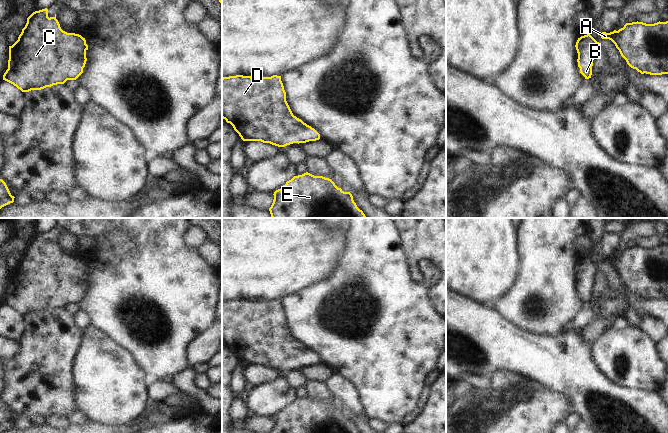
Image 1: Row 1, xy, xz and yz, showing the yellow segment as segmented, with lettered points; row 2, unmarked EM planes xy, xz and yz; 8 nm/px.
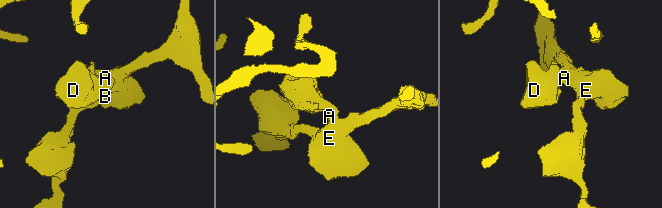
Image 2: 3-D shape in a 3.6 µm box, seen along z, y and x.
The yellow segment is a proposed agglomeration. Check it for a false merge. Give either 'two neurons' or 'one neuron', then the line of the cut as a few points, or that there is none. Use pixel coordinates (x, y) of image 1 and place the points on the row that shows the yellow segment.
one neuron; no cut

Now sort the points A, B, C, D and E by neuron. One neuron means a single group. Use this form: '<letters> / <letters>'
A B C D E

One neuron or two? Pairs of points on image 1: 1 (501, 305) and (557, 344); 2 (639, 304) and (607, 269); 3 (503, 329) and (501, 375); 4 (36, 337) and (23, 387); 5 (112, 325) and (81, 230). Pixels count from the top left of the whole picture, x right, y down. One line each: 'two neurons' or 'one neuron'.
1: two neurons
2: one neuron
3: two neurons
4: one neuron
5: one neuron

